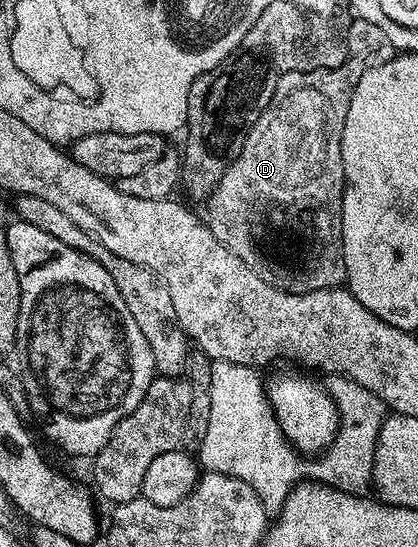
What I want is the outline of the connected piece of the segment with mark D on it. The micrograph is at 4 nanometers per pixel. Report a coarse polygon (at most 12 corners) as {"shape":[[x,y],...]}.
{"shape":[[369,65],[283,74],[208,195],[206,224],[266,284],[345,285],[342,128]]}

